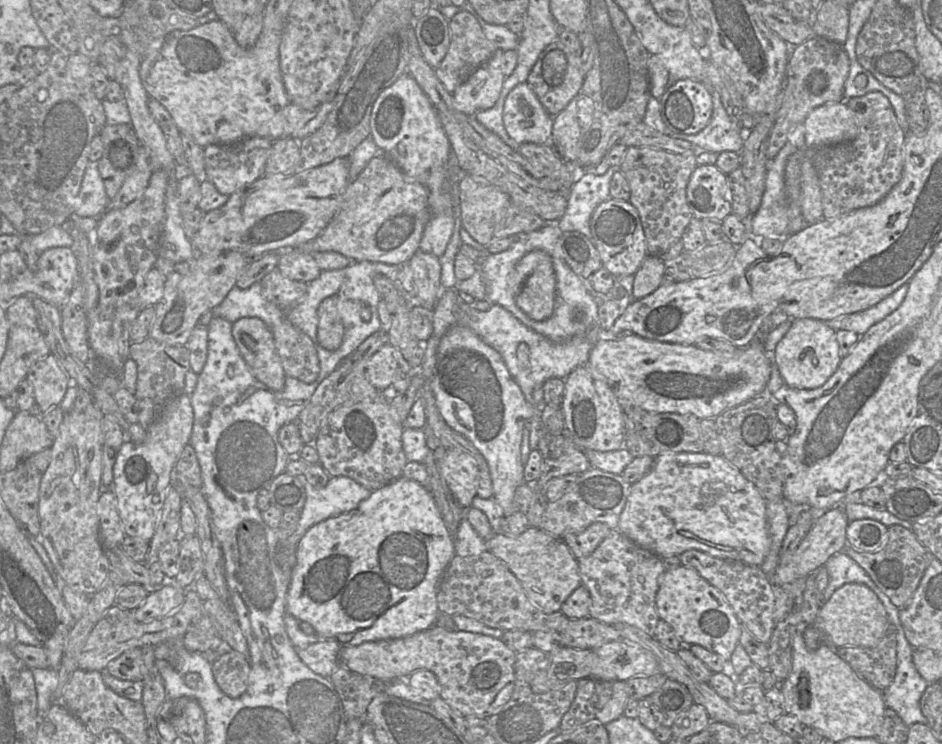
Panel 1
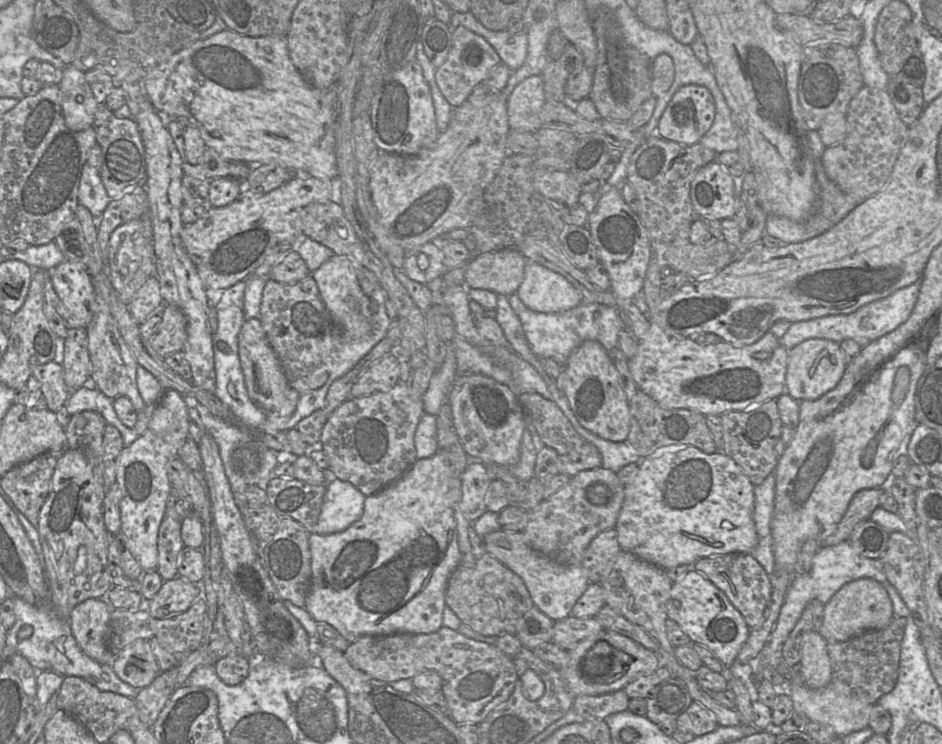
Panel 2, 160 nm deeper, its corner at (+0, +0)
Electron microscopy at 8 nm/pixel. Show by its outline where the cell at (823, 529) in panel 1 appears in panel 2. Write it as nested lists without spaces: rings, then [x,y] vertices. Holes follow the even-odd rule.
[[[881,488],[858,491],[852,498],[836,530],[820,541],[820,547],[832,546],[849,540],[854,527],[860,522],[869,519],[872,512],[880,506],[880,499],[884,493]]]

